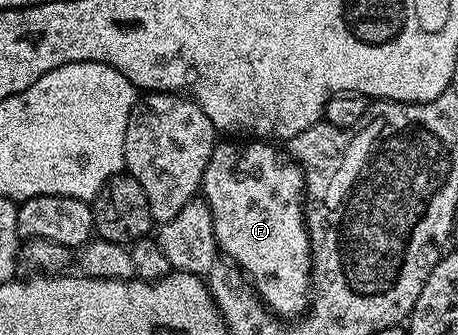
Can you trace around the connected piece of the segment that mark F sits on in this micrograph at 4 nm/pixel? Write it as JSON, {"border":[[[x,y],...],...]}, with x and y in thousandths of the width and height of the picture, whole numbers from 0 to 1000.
{"border":[[[548,415],[541,433],[487,418],[456,463],[439,555],[441,597],[465,642],[476,752],[537,818],[590,931],[611,952],[651,952],[670,931],[681,872],[662,501],[581,418]]]}

